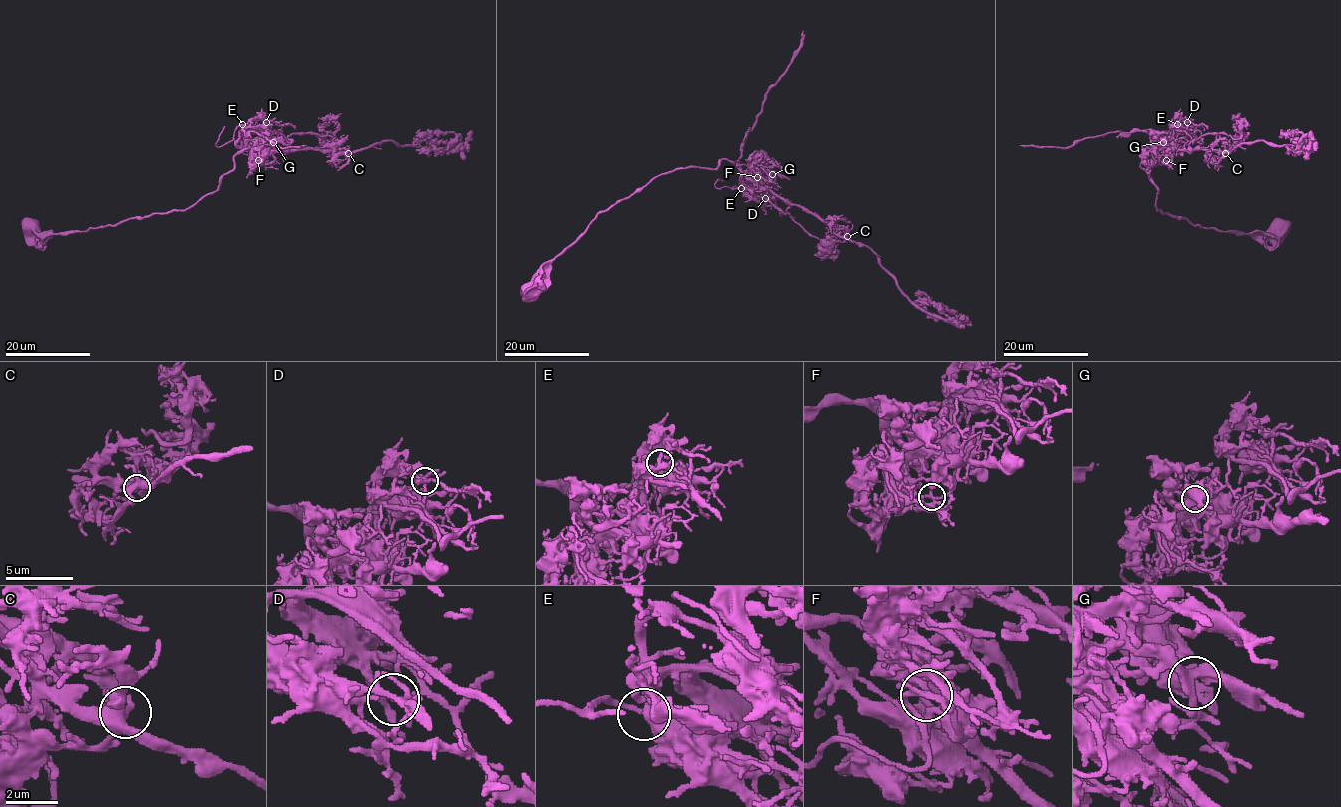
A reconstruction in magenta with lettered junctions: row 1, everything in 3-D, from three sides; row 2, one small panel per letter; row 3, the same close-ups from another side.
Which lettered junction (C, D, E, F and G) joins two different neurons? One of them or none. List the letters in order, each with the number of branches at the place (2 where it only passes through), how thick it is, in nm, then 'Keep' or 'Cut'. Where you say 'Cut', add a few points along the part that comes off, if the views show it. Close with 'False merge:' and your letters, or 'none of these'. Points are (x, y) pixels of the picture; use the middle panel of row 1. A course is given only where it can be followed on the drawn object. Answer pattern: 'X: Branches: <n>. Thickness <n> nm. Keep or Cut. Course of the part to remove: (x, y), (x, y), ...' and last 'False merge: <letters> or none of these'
C: Branches: 5. Thickness 480 nm. Keep
D: Branches: 3. Thickness 200 nm. Keep
E: Branches: 3. Thickness 170 nm. Keep
F: Branches: 2. Thickness 220 nm. Cut. Course of the part to remove: (757, 177), (754, 188), (740, 184), (757, 181), (837, 251), (817, 249)
G: Branches: 3. Thickness 340 nm. Keep
False merge: F

